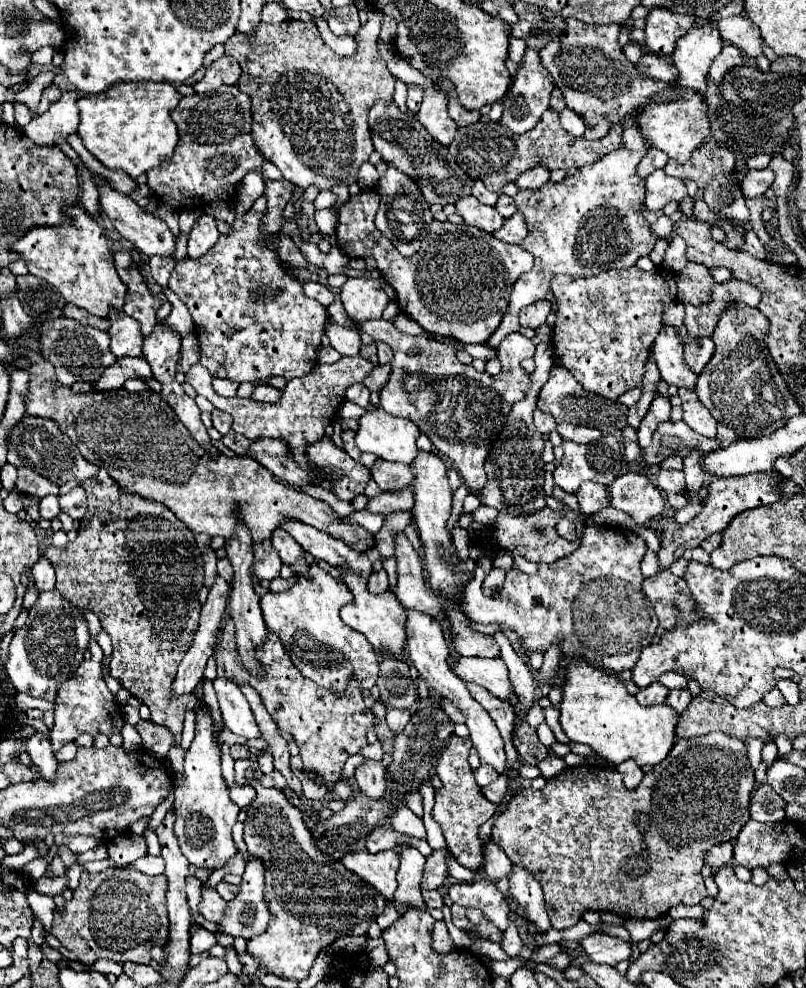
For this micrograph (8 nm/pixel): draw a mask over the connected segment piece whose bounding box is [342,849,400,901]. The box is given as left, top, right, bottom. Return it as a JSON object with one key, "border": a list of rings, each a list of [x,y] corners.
{"border":[[[354,851],[342,857],[342,863],[346,869],[362,877],[366,883],[370,883],[378,893],[388,897],[392,901],[394,891],[396,891],[396,871],[398,871],[398,853],[396,851],[380,851],[380,853],[368,853],[364,851]]]}

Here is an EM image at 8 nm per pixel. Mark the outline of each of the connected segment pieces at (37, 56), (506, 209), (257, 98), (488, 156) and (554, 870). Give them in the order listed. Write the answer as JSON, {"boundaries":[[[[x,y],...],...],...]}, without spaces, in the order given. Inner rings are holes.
{"boundaries":[[[[42,47],[38,49],[30,59],[32,59],[32,65],[48,65],[52,61],[52,53],[54,49],[52,47]]],[[[500,195],[500,199],[498,199],[498,203],[496,203],[496,209],[498,209],[498,213],[502,215],[502,217],[512,217],[514,213],[516,213],[516,203],[514,203],[514,199],[512,197],[508,197],[508,195]]],[[[368,9],[368,23],[366,23],[366,25],[358,31],[358,35],[354,37],[356,43],[358,43],[358,51],[356,51],[352,57],[340,57],[340,55],[336,55],[336,53],[322,41],[320,31],[318,31],[318,27],[314,25],[314,21],[304,23],[304,21],[292,21],[292,19],[290,19],[290,21],[282,21],[282,23],[278,23],[278,25],[260,23],[260,27],[254,29],[254,35],[236,33],[230,41],[224,43],[226,55],[234,57],[234,59],[240,63],[240,67],[242,67],[242,75],[240,75],[240,79],[238,79],[238,89],[250,95],[250,103],[252,103],[252,107],[250,107],[250,111],[252,111],[252,139],[254,139],[256,147],[260,149],[260,153],[262,153],[270,163],[274,163],[274,165],[282,171],[282,177],[284,177],[284,179],[292,181],[294,185],[304,187],[304,189],[310,187],[310,185],[316,185],[320,191],[324,191],[324,189],[332,189],[332,187],[338,185],[338,183],[354,183],[360,165],[366,163],[368,157],[370,157],[370,153],[374,151],[374,145],[372,145],[372,141],[370,141],[370,129],[368,129],[366,117],[368,117],[368,111],[370,111],[370,107],[374,105],[376,99],[392,99],[396,82],[396,77],[388,71],[386,61],[380,57],[378,47],[376,47],[376,37],[378,37],[378,33],[380,33],[382,15],[384,15],[384,13],[380,13],[380,11],[376,11],[376,9]]],[[[546,111],[538,125],[522,135],[512,133],[508,127],[502,127],[500,123],[474,123],[468,127],[460,127],[456,131],[456,139],[452,141],[450,155],[456,159],[456,163],[462,167],[462,171],[470,179],[480,179],[490,191],[500,193],[500,189],[506,183],[514,183],[524,171],[534,169],[534,167],[546,167],[550,171],[554,169],[570,169],[570,167],[584,167],[588,163],[596,163],[602,159],[602,155],[618,149],[622,145],[622,127],[614,125],[608,135],[600,141],[586,141],[586,139],[576,139],[568,135],[560,127],[560,119],[554,111]]],[[[710,733],[710,735],[702,735],[698,739],[678,739],[674,743],[670,755],[662,763],[654,765],[650,773],[644,775],[644,779],[636,787],[636,791],[630,791],[624,787],[622,777],[618,775],[616,769],[606,767],[606,765],[590,765],[590,763],[564,769],[560,775],[548,779],[540,791],[534,791],[532,787],[518,791],[512,797],[512,801],[508,803],[508,809],[494,821],[492,839],[502,847],[502,851],[510,857],[512,863],[530,869],[530,873],[542,885],[550,923],[558,931],[574,927],[586,911],[610,911],[620,917],[626,917],[626,919],[658,919],[658,917],[664,917],[676,905],[698,905],[708,895],[706,887],[704,887],[704,877],[700,875],[700,869],[704,865],[704,855],[708,853],[710,847],[714,847],[722,841],[732,841],[738,837],[744,823],[750,819],[748,799],[750,799],[750,791],[754,789],[754,785],[756,785],[756,779],[754,779],[754,771],[750,767],[750,759],[746,755],[744,741],[734,739],[730,735],[722,735],[722,733]]]]}

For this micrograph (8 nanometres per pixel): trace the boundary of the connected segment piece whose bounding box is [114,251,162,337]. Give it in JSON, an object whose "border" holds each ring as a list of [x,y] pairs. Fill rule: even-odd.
{"border":[[[124,251],[116,253],[114,265],[116,265],[120,279],[128,287],[124,311],[126,311],[126,315],[130,315],[132,319],[136,319],[142,325],[142,337],[146,337],[152,333],[154,323],[158,323],[156,311],[162,305],[162,301],[158,297],[154,297],[154,293],[150,291],[146,277],[140,273],[140,269],[132,261],[130,253],[124,253]]]}

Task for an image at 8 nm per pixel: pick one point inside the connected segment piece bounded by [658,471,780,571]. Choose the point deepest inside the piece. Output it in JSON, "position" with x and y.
{"position":[727,498]}

